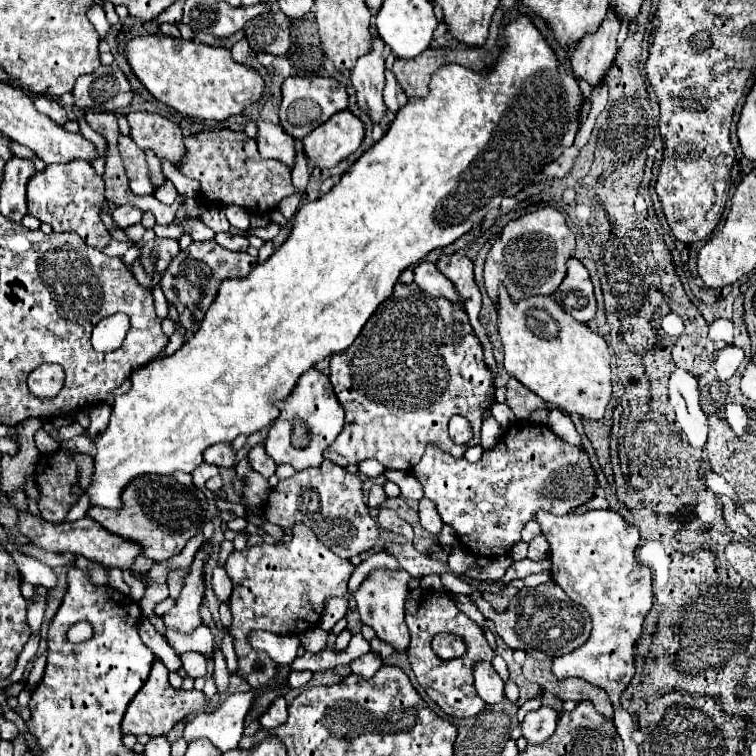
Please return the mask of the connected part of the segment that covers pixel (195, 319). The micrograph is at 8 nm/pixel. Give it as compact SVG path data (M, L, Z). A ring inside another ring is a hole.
M214 240L210 242L192 242L186 250L180 250L174 260L170 260L166 272L162 274L160 286L168 300L168 304L176 306L180 316L180 326L188 332L196 332L202 324L206 308L218 294L220 284L226 278L242 278L248 276L256 266L256 260L248 252L232 252L218 246Z

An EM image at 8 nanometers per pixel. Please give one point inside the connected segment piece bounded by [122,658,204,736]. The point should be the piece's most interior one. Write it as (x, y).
(156, 708)

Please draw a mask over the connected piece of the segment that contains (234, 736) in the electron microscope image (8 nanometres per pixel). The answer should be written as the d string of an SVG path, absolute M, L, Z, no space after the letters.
M256 690L228 694L216 712L204 712L186 722L184 740L192 742L198 738L208 738L220 752L236 748L242 738L244 718L252 706L254 692Z

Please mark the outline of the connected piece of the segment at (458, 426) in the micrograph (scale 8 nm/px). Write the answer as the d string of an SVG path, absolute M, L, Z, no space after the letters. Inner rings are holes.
M454 416L450 420L450 438L456 444L468 444L472 438L472 426L464 416Z

